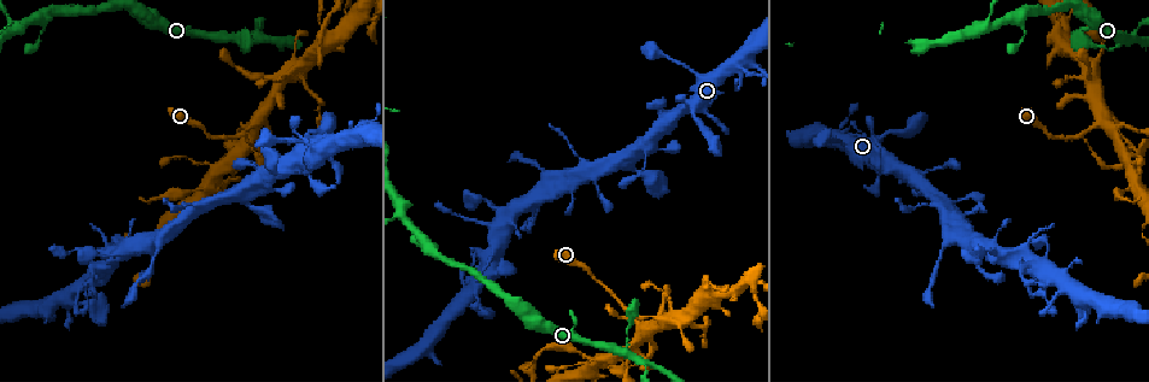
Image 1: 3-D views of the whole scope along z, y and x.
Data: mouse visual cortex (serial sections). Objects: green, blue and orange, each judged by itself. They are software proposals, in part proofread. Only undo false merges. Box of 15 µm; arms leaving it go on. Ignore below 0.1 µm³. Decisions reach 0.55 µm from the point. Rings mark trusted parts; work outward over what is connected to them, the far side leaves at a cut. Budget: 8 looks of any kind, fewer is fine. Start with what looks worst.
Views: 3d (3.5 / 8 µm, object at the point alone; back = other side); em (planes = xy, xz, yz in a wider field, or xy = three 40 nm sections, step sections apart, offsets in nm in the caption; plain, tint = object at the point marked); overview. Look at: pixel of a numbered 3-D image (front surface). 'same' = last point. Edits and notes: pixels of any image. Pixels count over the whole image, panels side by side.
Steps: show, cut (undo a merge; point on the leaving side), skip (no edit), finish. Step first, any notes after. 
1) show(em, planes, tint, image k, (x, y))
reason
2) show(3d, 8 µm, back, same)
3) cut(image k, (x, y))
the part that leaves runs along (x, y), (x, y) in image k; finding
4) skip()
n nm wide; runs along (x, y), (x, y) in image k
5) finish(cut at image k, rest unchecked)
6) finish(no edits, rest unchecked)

show(3d, 3.5 µm, image 1, (238, 37))
a fork

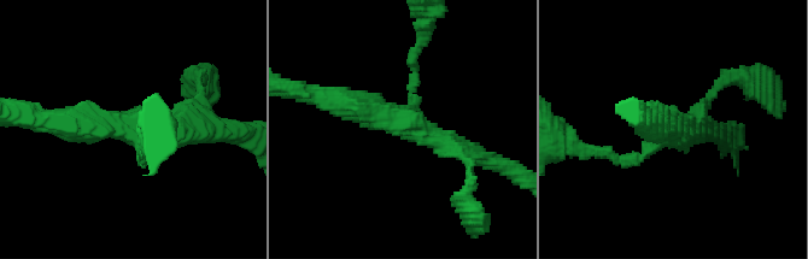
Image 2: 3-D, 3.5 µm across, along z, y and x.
show(em, xy, step 3, tint, image 2, (133, 128))
3 arms; arms of 100, 300, 400 nm; need the tissue

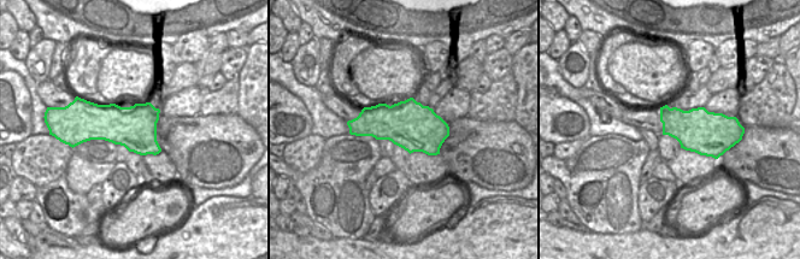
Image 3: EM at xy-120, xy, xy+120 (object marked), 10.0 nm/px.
skip()
all the same cell

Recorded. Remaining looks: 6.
show(3d, 3.5 µm, image 1, (1100, 118))
four arms meet

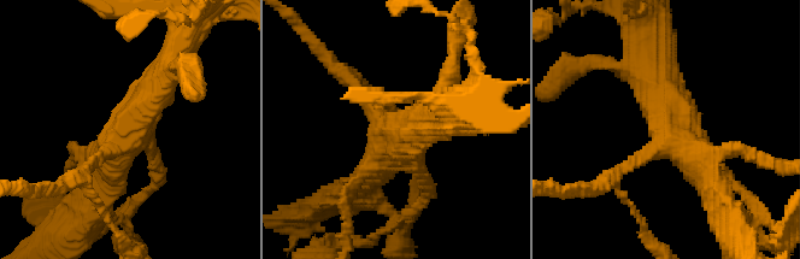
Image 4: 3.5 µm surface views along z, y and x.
show(em, xy, step 3, tint, image 4, (390, 132))

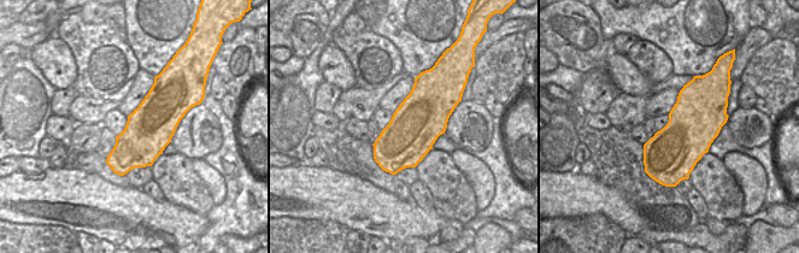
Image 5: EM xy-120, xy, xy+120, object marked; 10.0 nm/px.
show(em, xy, step 2, tint, same)

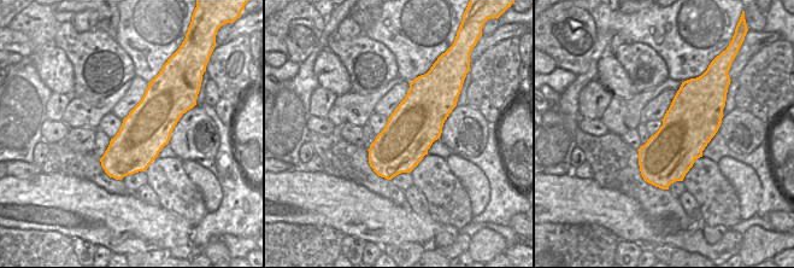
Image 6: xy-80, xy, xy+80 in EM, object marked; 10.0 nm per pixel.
skip()
runs along (81, 175), (129, 128), (166, 71) in image 4; all the same cell

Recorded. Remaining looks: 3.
show(3d, 8 µm, image 1, (206, 187))
abrupt turn

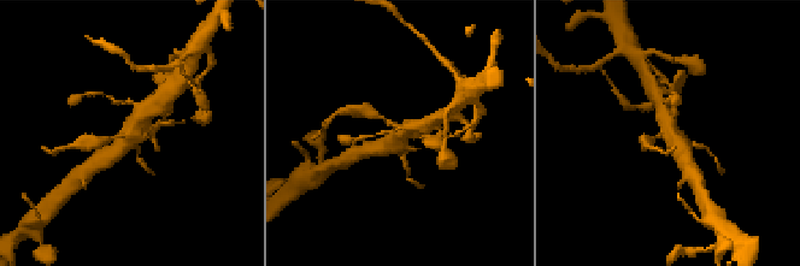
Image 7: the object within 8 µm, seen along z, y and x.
show(em, xy, step 3, tint, image 7, (667, 134))

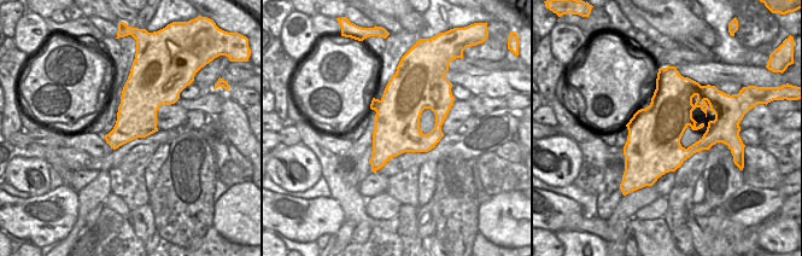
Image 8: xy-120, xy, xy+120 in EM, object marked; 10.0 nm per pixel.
skip()
continuous, no second cell

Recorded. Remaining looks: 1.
finish(no edits, rest unchecked)

